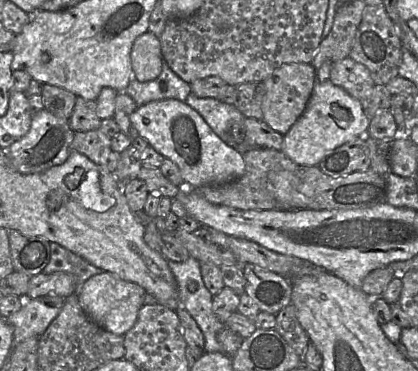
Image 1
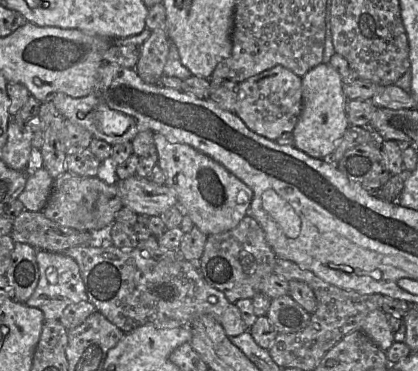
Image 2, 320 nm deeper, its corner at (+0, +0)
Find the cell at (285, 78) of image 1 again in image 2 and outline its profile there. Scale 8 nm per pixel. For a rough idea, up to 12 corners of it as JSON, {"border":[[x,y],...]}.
{"border":[[278,65],[239,83],[235,114],[275,141],[302,110],[302,78]]}

